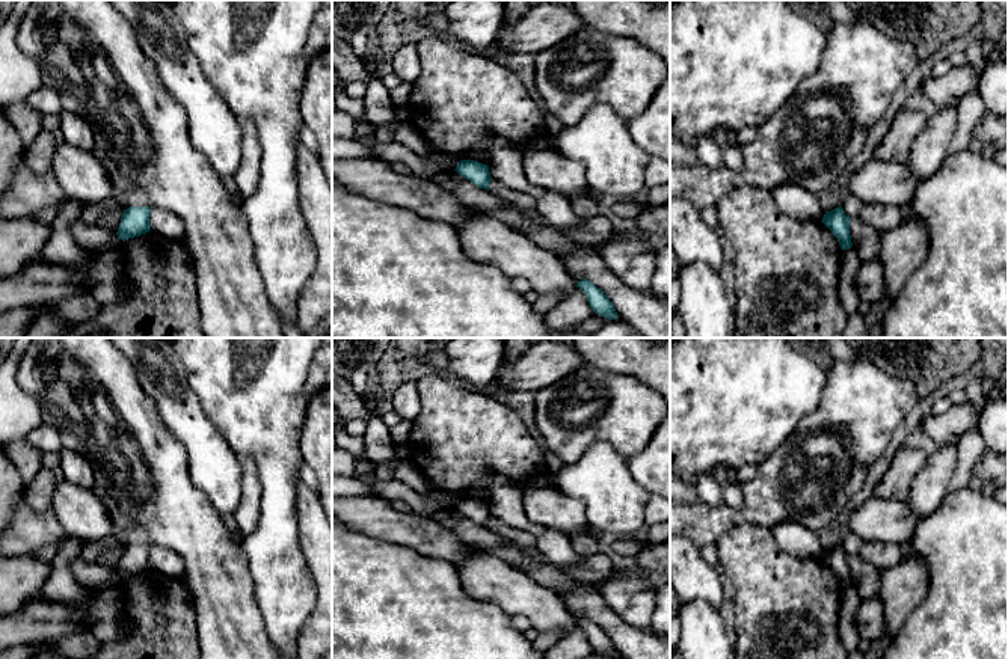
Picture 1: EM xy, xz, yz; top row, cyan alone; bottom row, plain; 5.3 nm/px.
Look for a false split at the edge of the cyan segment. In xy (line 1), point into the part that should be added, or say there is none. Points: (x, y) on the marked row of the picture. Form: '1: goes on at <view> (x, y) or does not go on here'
1: does not go on here

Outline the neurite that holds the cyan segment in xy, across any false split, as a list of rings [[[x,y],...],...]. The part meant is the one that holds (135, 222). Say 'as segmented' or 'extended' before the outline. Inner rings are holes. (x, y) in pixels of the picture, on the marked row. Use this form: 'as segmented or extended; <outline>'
as segmented; [[[130,207],[124,210],[119,228],[118,238],[125,241],[128,238],[139,237],[149,232],[149,207]]]

